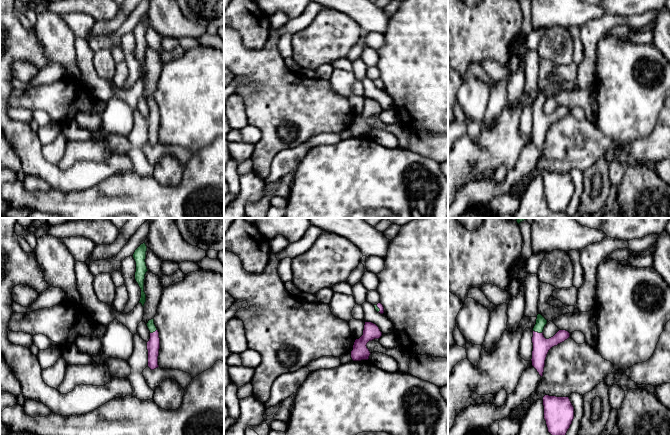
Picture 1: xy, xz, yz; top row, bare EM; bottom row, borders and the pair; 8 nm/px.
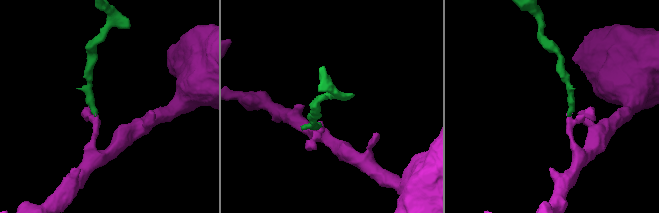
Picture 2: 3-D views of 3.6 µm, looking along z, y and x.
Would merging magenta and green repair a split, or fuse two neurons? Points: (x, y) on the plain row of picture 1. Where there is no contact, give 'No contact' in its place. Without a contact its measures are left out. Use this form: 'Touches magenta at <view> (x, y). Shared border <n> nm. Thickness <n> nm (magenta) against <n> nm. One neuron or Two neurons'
Touches magenta at yz (537, 108). Shared border 80 nm. Thickness 140 nm (magenta) against 80 nm. One neuron

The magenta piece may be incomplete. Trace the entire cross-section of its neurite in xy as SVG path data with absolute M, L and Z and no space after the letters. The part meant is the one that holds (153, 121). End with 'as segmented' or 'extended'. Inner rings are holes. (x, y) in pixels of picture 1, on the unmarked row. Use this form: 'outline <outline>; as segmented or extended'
outline M154 95L149 96L146 101L150 107L150 115L147 118L148 143L151 146L154 146L159 143L158 141L158 132L160 125L159 108L154 100Z; extended

